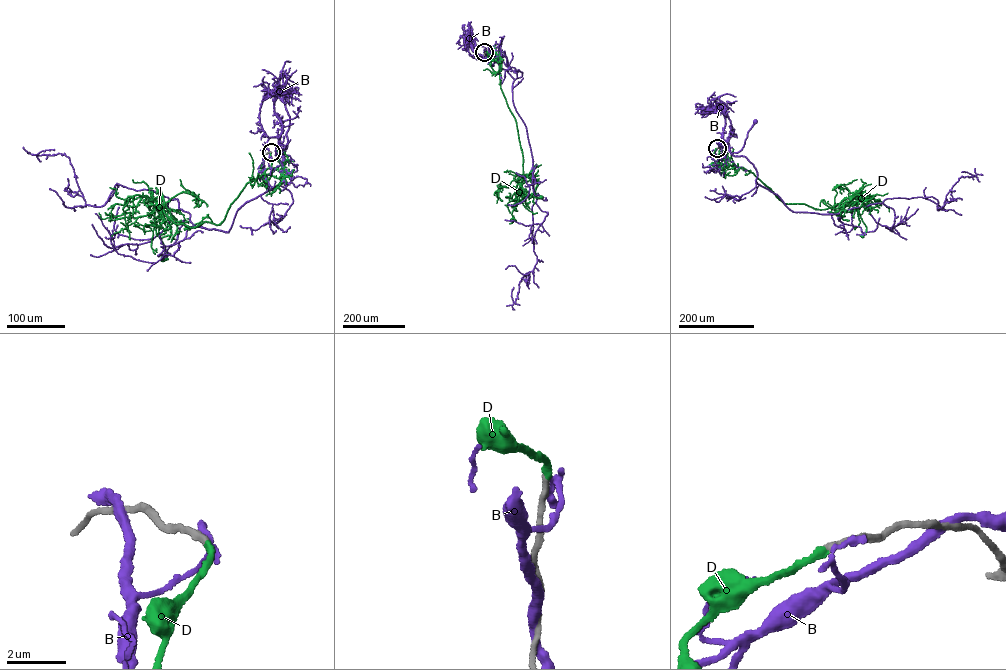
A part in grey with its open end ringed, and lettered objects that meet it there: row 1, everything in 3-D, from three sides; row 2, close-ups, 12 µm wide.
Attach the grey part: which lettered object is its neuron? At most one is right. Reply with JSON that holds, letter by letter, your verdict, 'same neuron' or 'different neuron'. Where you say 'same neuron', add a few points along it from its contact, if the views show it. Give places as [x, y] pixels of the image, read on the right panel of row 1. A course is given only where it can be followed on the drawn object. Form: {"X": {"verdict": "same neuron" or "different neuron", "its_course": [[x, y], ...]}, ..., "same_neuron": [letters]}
{"B": {"verdict": "different neuron"}, "D": {"verdict": "same neuron", "its_course": [[717, 148], [712, 156], [736, 171], [752, 172], [784, 203], [820, 209], [854, 203], [866, 227], [862, 236]]}, "same_neuron": ["D"]}

